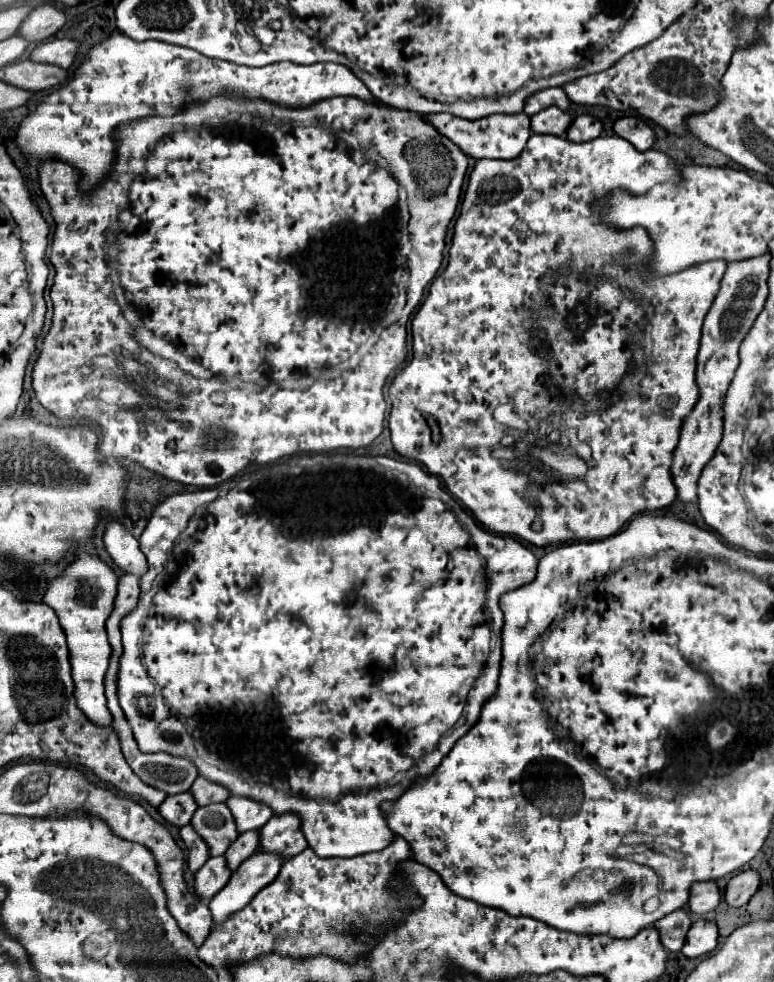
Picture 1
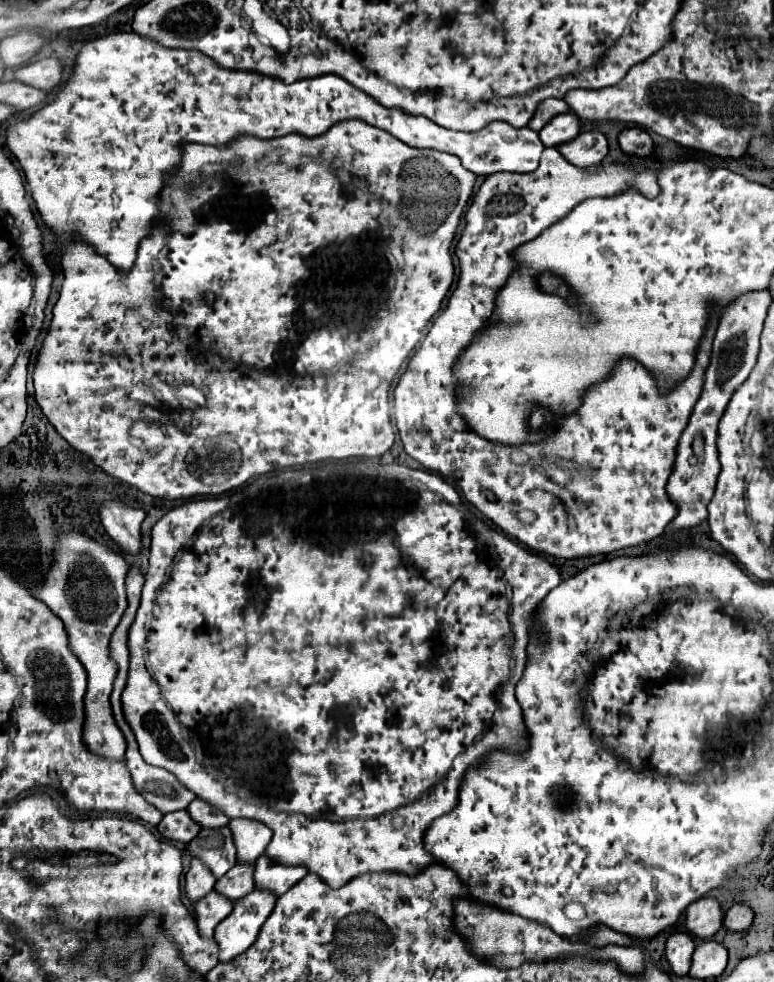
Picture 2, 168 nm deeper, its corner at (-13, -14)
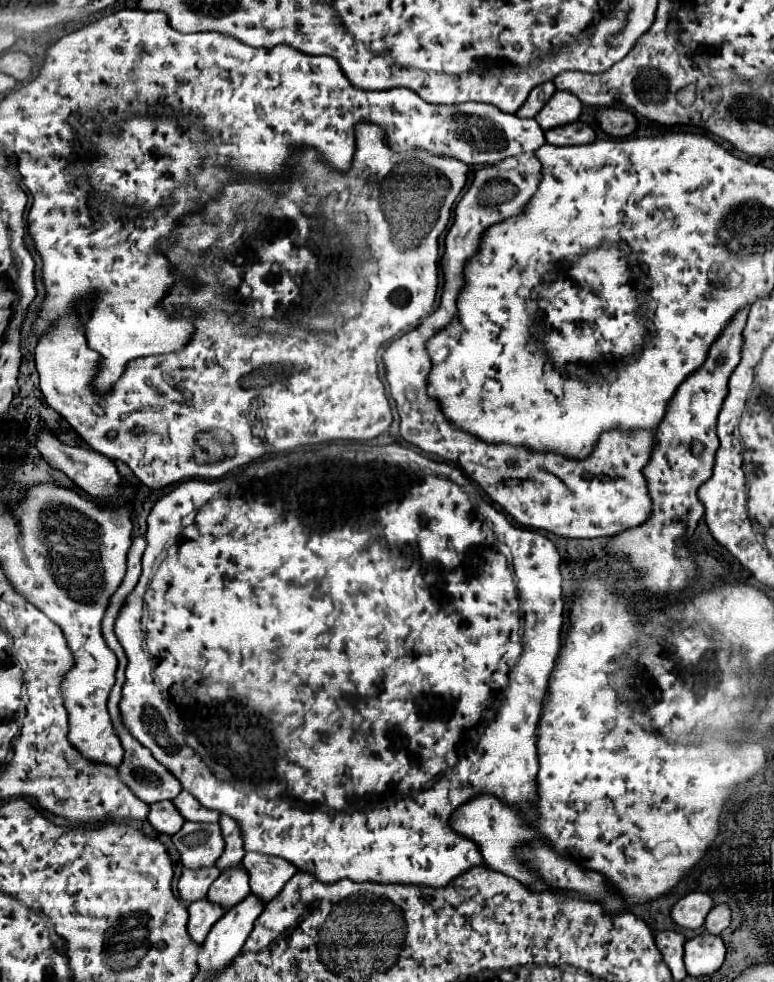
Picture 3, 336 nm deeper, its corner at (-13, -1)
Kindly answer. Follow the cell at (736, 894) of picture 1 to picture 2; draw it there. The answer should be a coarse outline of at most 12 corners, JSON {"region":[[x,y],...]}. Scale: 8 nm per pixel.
{"region":[[734,904],[724,916],[724,928],[750,928],[754,912],[748,904]]}

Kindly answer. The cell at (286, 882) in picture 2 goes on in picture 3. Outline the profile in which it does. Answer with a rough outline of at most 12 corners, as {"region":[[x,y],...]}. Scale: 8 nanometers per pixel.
{"region":[[246,853],[252,893],[274,899],[296,873],[288,861]]}

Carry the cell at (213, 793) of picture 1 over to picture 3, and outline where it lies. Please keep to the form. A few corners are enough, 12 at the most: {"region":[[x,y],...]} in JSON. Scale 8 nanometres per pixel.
{"region":[[190,793],[172,799],[186,821],[216,823],[218,811],[202,807]]}

